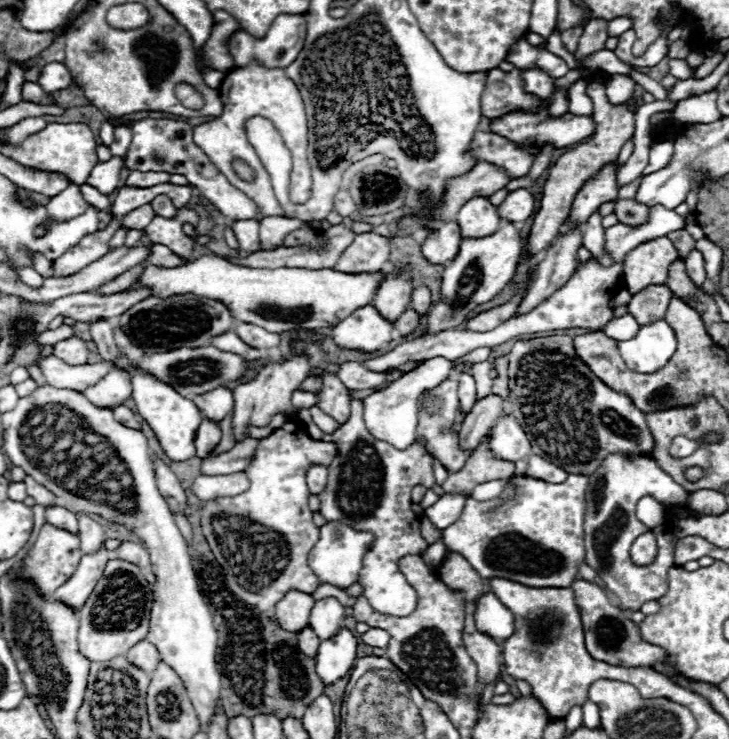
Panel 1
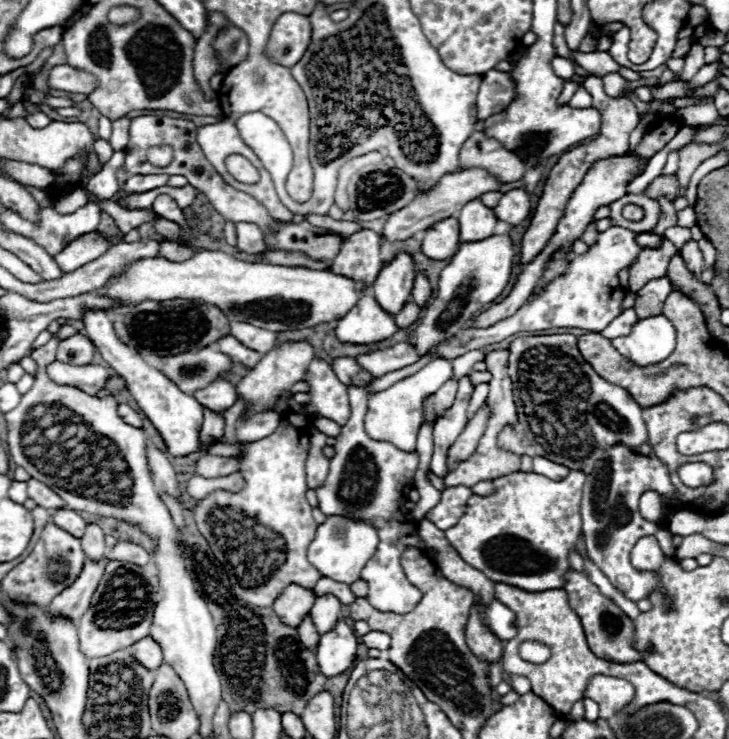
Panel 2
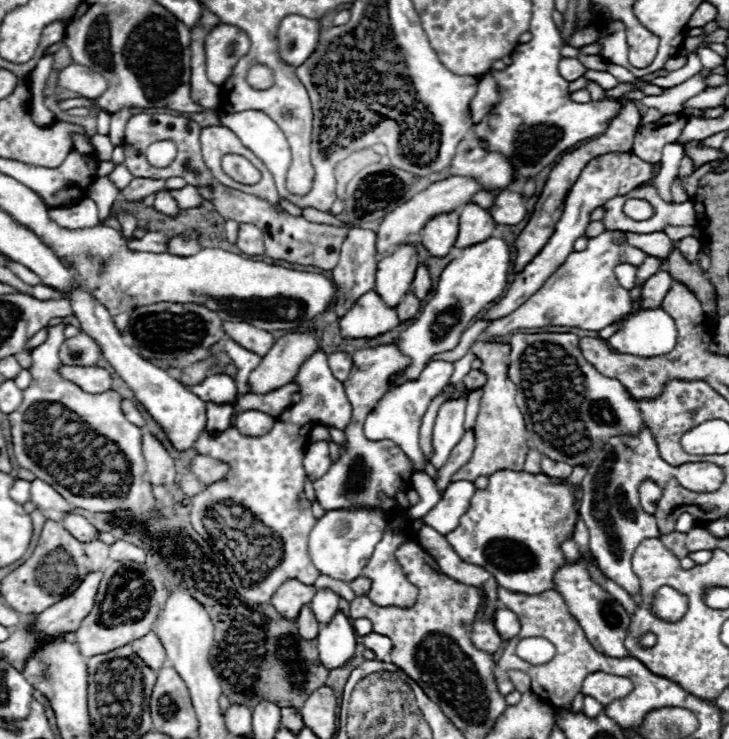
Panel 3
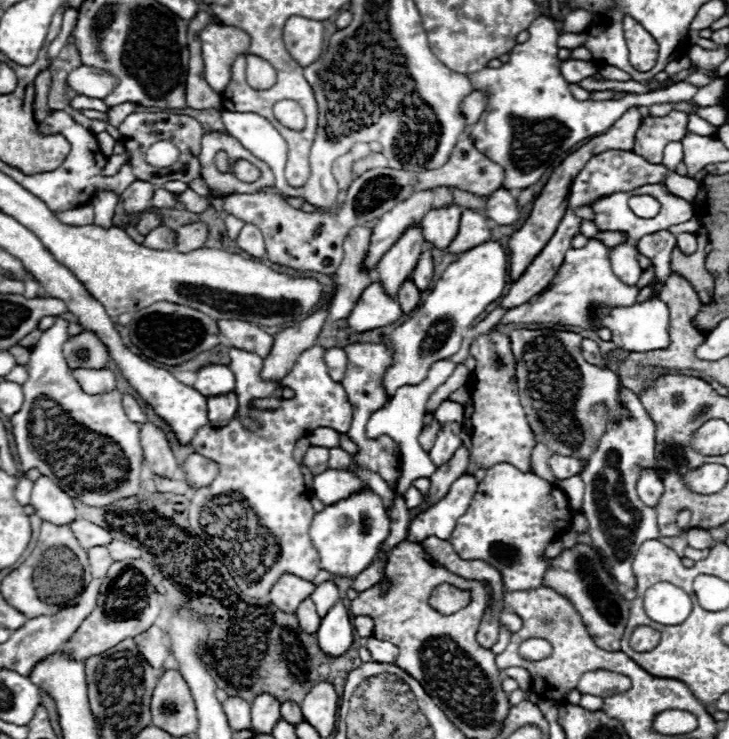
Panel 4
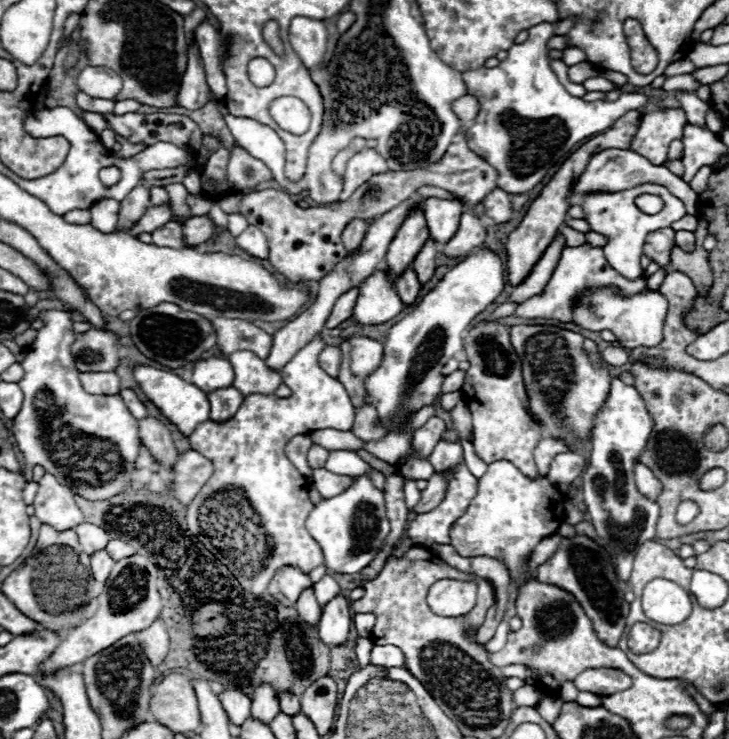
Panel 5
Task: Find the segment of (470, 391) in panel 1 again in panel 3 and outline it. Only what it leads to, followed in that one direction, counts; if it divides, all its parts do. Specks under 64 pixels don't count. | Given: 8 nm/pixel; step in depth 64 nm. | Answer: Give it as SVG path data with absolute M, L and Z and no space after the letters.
M466 398L444 402L438 410L434 432L432 432L432 458L430 462L440 468L450 458L452 448L464 434L464 408Z

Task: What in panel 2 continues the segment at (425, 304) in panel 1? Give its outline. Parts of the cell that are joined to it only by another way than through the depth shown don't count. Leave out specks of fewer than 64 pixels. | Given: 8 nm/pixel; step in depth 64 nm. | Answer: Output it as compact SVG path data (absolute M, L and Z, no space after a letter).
M418 272L418 274L416 274L416 280L414 280L414 288L412 288L412 298L414 298L414 302L418 302L418 306L422 308L422 306L428 302L430 294L432 294L432 288L430 288L428 278L426 278L422 272Z

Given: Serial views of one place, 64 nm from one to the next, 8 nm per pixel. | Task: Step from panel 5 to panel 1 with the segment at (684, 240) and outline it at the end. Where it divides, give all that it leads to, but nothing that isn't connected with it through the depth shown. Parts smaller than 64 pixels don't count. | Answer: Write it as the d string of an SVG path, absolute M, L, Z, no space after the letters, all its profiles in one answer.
M692 248L684 262L686 262L686 270L688 270L692 282L696 286L702 286L702 282L706 280L706 270L704 270L704 258L702 258L702 254L696 248Z

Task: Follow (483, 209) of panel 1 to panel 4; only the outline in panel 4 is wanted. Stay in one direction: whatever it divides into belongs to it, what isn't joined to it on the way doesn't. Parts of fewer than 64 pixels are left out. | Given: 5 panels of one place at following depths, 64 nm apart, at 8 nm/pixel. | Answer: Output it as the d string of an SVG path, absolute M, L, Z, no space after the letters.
M462 210L460 216L460 230L456 234L456 238L450 242L448 252L450 254L462 254L464 250L472 250L474 246L488 242L488 238L492 236L492 228L500 226L494 222L489 222L489 218L484 216L484 212L478 210Z

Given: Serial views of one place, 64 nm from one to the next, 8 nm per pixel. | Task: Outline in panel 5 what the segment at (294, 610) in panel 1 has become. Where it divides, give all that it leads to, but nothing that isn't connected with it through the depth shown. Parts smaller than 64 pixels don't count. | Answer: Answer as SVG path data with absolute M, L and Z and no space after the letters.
M282 566L282 568L274 574L274 578L270 580L268 592L270 592L278 602L282 602L282 604L286 604L286 606L294 606L296 600L298 600L298 596L300 596L300 592L302 592L306 586L312 586L312 582L310 582L310 578L308 578L304 572L300 572L300 570L294 568L294 566Z

